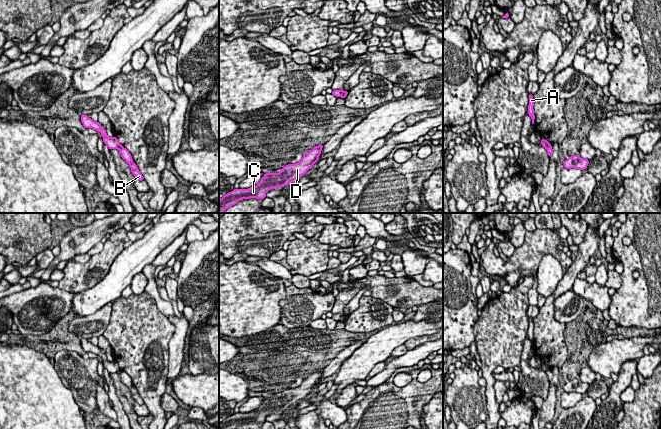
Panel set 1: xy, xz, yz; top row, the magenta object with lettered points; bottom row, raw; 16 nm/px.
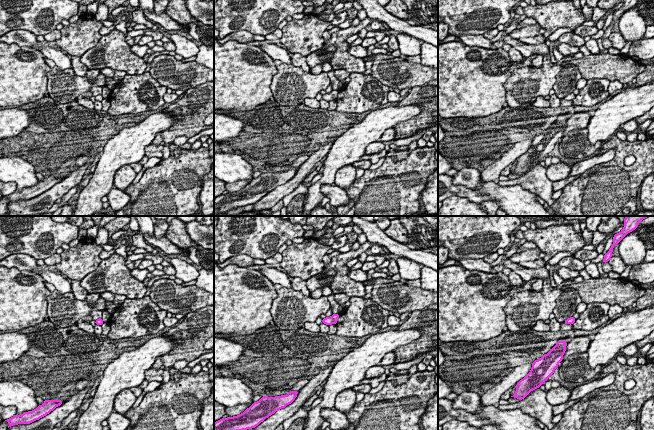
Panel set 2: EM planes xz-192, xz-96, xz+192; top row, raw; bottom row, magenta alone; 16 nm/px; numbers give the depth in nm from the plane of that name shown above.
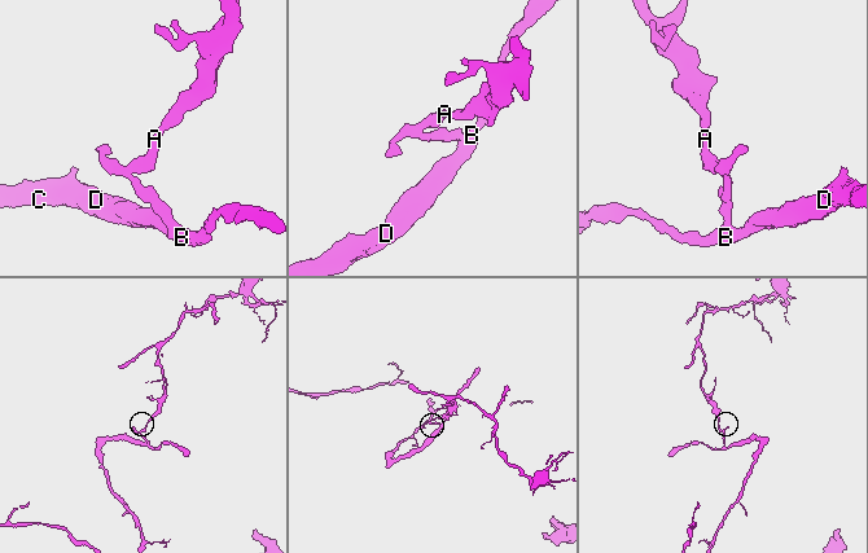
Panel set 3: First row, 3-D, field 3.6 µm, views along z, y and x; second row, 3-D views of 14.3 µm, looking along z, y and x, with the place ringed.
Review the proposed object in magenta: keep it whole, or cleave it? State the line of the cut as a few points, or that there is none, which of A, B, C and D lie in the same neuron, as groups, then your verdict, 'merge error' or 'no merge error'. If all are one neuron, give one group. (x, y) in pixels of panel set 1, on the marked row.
cut in xy along (121, 145), (116, 148); A / B C D; merge error

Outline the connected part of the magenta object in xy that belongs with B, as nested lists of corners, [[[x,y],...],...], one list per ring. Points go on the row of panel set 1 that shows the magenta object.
[[[120,146],[117,148],[120,151],[121,157],[129,164],[131,168],[132,174],[135,176],[136,179],[143,181],[144,177],[142,176],[141,172],[139,171],[137,165],[133,162],[132,156],[129,153],[129,151],[124,148],[123,146]]]

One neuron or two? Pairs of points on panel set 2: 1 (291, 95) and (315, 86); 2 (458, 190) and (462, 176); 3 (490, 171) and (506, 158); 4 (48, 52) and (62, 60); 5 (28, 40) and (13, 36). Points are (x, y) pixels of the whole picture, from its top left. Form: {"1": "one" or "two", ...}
{"1": "one", "2": "two", "3": "one", "4": "one", "5": "one"}

